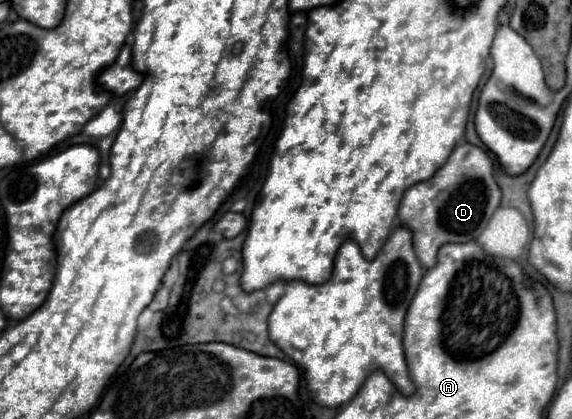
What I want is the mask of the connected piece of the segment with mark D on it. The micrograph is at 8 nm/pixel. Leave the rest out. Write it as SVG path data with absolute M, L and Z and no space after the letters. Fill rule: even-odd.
M466 141L460 143L432 179L416 183L404 193L398 209L402 225L412 231L412 245L420 265L424 269L434 267L436 253L446 243L474 241L500 205L500 197L490 155Z

